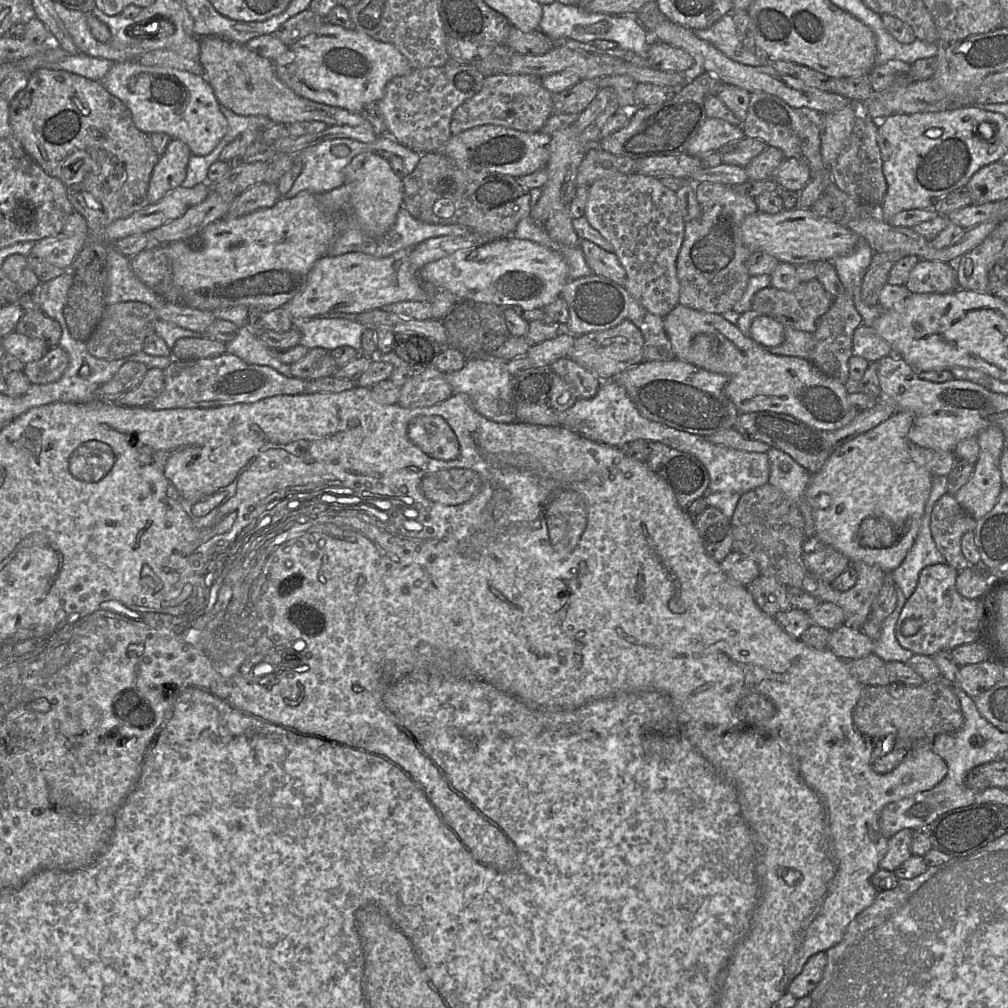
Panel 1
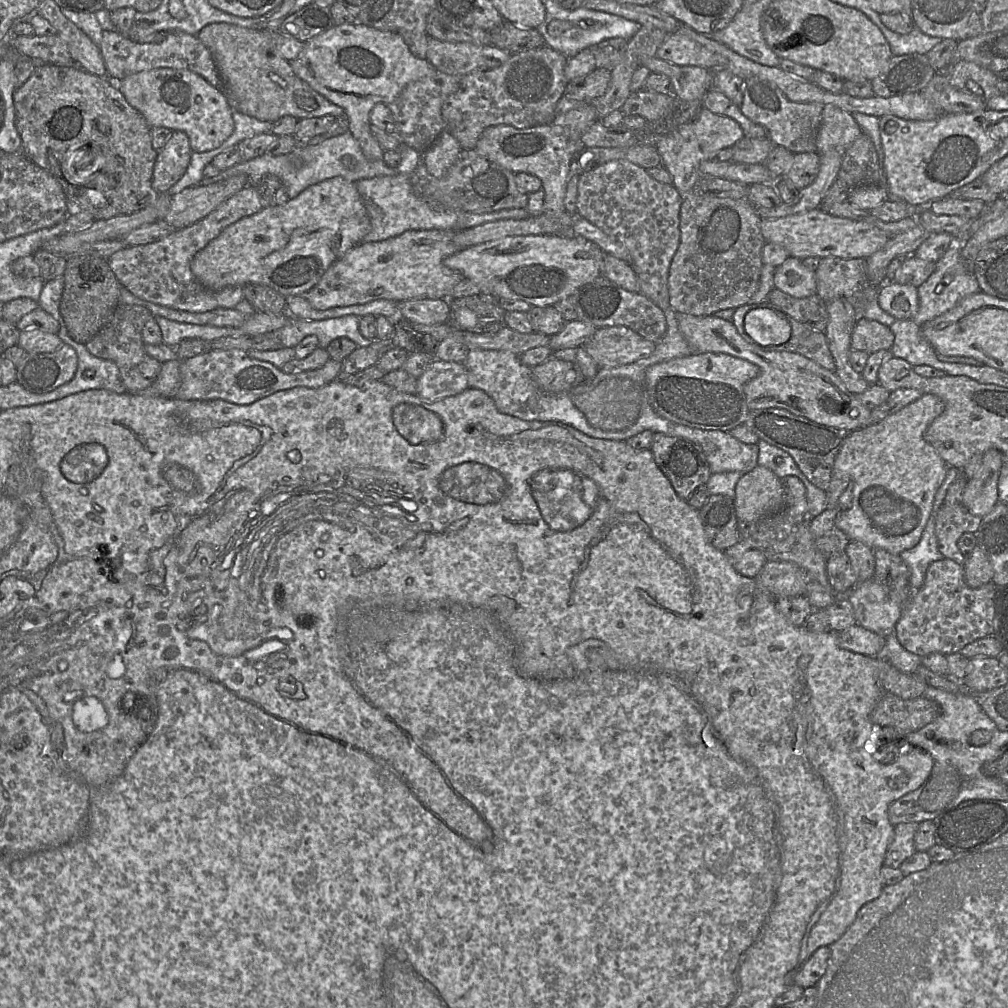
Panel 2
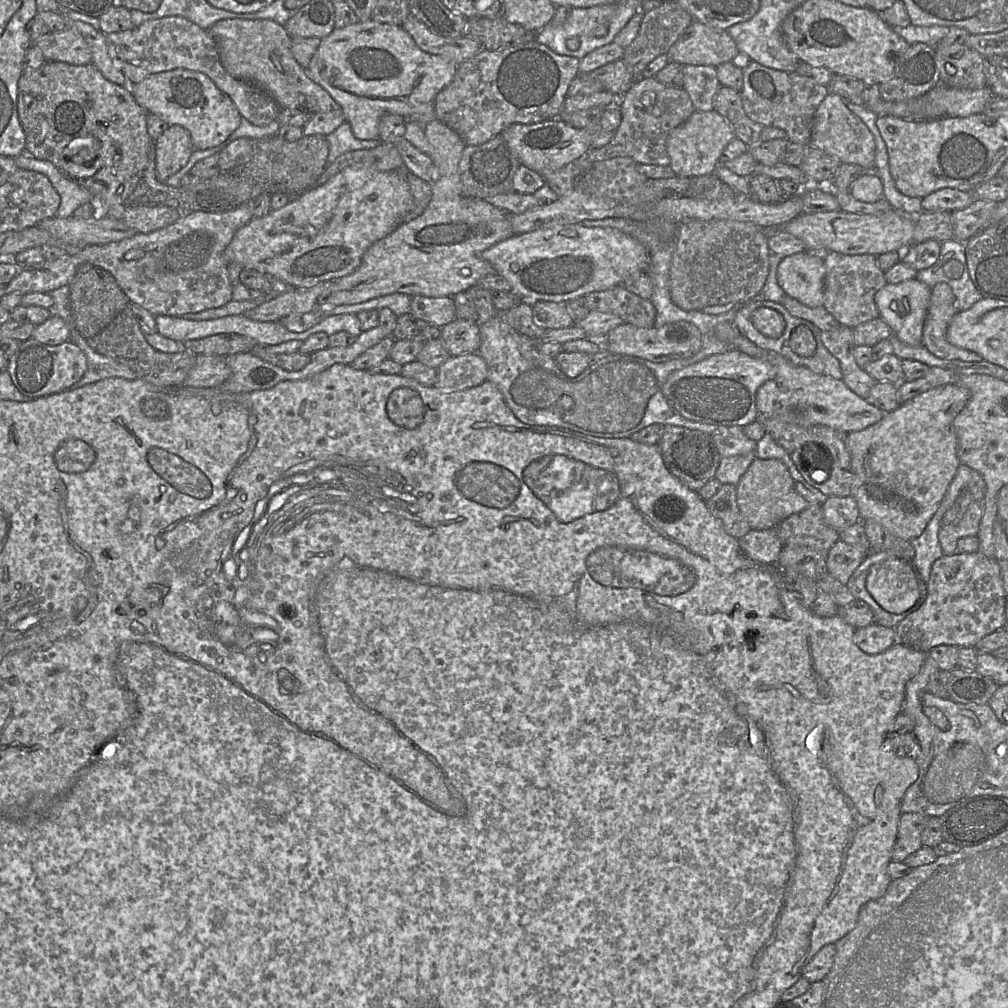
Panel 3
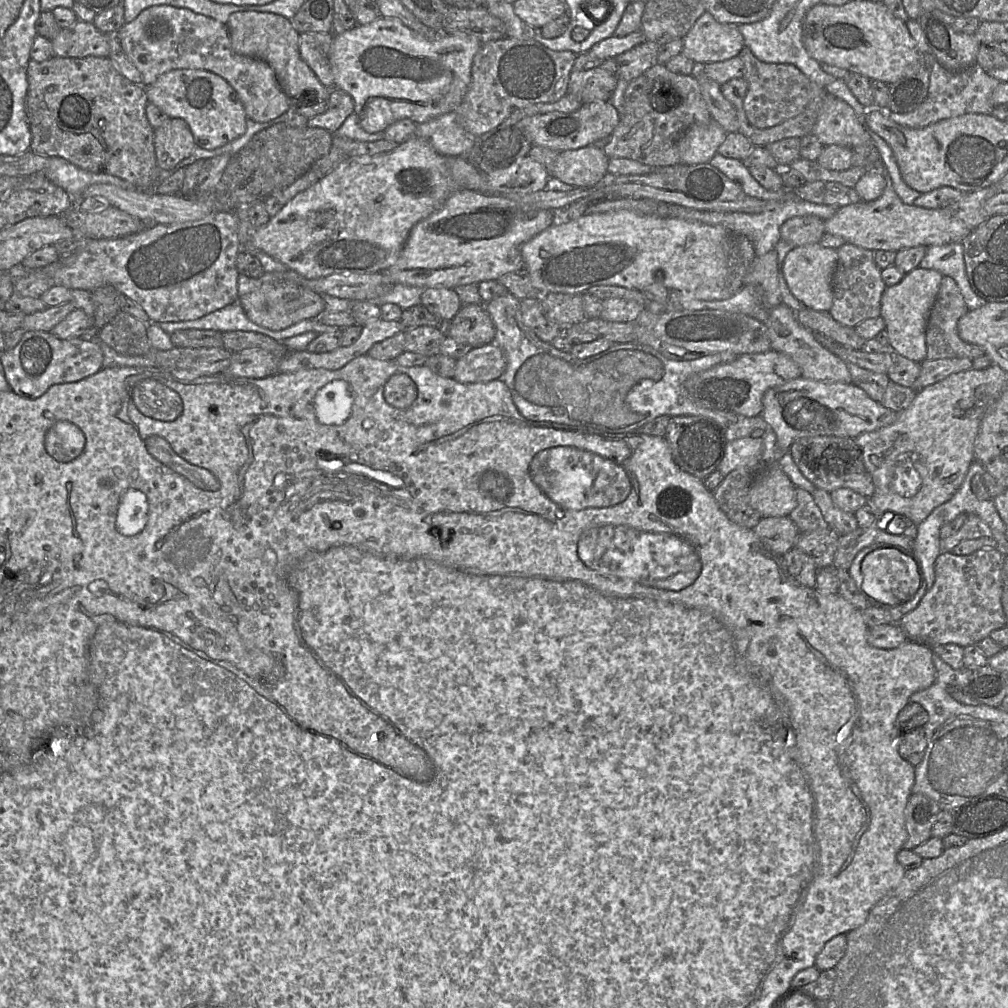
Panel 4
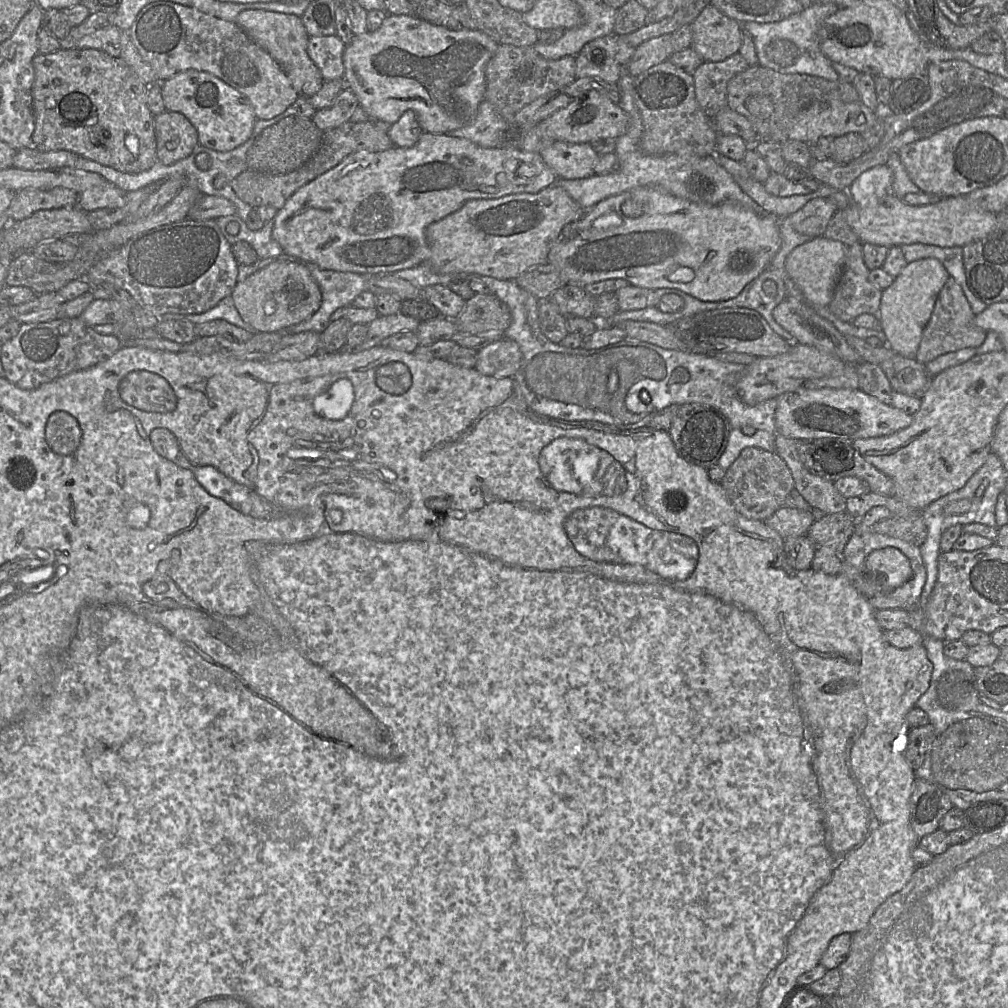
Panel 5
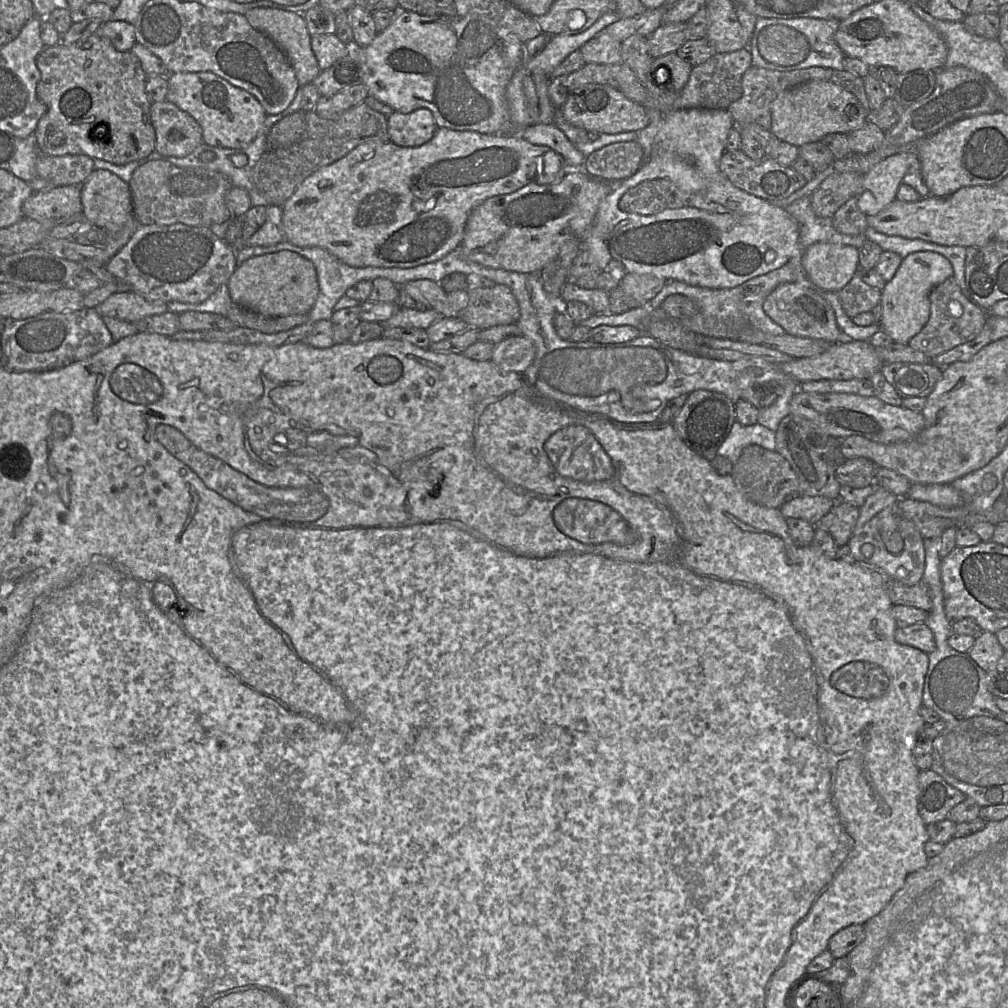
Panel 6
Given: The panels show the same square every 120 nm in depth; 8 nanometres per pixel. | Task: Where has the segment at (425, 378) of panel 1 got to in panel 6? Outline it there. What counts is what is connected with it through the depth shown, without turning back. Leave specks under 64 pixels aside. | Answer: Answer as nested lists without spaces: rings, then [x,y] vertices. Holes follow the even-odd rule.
[[[515,336],[494,345],[491,361],[506,372],[523,374],[534,360],[533,342],[525,336]]]

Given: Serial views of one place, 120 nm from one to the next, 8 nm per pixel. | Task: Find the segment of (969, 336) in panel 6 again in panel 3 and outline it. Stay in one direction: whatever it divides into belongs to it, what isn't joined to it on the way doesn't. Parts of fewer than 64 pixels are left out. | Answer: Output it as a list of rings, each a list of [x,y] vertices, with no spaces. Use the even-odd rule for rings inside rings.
[[[944,282],[931,289],[931,298],[925,318],[922,343],[930,353],[940,359],[978,362],[983,358],[972,351],[958,348],[947,341],[946,333],[952,318],[956,315],[955,295]]]

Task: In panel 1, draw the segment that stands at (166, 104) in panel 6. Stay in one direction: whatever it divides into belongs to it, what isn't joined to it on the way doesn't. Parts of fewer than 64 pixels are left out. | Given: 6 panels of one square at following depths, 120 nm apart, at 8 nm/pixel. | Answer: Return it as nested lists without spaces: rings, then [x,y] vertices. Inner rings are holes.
[[[172,138],[170,140],[165,152],[159,156],[153,168],[147,192],[148,203],[157,202],[171,190],[181,186],[186,177],[191,154],[188,145],[183,140],[179,138]]]

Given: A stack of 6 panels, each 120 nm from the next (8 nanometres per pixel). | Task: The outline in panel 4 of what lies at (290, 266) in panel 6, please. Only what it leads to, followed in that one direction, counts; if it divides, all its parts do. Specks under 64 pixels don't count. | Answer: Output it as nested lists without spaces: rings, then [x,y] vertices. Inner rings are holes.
[[[293,280],[264,283],[256,290],[238,298],[246,316],[255,324],[270,330],[283,330],[302,320],[316,318],[325,309],[325,300],[309,288]]]

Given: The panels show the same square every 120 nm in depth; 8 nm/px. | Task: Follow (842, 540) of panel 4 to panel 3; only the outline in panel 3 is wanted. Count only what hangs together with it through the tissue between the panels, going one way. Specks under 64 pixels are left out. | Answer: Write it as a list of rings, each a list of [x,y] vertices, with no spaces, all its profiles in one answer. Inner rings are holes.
[[[839,539],[830,549],[827,561],[827,574],[847,585],[851,575],[863,562],[869,550],[862,545],[847,544]]]

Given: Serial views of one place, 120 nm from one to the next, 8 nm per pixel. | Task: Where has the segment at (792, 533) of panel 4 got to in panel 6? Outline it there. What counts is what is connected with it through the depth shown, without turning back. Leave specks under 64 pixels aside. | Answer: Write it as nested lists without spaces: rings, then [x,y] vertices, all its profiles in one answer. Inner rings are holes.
[[[799,495],[783,504],[779,510],[785,519],[799,518],[817,527],[819,521],[834,507],[836,502],[823,496]]]

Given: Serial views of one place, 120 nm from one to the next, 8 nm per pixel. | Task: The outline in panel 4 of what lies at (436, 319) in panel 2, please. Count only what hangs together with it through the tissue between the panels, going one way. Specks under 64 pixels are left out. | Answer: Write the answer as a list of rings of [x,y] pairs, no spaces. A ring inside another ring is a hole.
[[[450,288],[425,289],[421,295],[421,305],[439,317],[443,323],[450,322],[462,307],[458,294]]]

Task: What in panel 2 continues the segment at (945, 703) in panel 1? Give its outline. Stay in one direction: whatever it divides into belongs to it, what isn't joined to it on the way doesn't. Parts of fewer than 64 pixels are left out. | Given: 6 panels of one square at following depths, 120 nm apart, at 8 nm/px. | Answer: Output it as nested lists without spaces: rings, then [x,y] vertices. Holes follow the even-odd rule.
[[[884,693],[870,719],[873,724],[894,727],[906,736],[933,722],[940,714],[941,707],[934,700],[921,696],[905,700],[892,693]]]

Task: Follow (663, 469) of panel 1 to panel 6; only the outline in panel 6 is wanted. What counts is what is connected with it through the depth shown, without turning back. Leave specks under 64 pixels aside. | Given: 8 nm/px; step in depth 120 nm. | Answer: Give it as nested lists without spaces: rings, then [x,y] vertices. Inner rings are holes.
[[[700,389],[688,395],[686,403],[672,424],[679,437],[691,450],[711,462],[735,421],[734,402],[722,393]]]

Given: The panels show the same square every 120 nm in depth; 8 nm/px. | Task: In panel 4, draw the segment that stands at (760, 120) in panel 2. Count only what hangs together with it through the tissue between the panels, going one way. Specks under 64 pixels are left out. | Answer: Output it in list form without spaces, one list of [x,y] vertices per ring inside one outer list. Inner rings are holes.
[[[744,46],[738,55],[743,63],[743,77],[748,83],[744,97],[744,111],[748,121],[756,128],[764,129],[782,123],[800,114],[809,102],[825,95],[825,88],[807,78],[792,64],[765,63],[757,59]]]

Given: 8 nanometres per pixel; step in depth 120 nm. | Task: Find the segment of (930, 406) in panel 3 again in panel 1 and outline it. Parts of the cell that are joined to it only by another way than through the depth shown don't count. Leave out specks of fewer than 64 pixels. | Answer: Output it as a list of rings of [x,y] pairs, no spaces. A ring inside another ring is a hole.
[[[897,412],[875,428],[858,435],[835,449],[823,467],[817,473],[811,475],[811,480],[805,491],[805,499],[811,507],[814,519],[813,535],[848,558],[850,565],[854,561],[864,561],[870,565],[880,566],[885,572],[891,572],[899,567],[915,542],[924,515],[925,505],[931,492],[933,476],[925,466],[919,465],[911,456],[910,444],[914,443],[909,439],[908,433],[912,423],[913,416],[910,412]]]

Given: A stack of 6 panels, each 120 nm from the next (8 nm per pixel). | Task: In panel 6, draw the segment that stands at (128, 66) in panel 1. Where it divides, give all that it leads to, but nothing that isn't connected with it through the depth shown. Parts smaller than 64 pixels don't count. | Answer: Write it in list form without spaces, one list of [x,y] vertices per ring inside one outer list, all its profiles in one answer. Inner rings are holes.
[[[212,72],[173,73],[168,76],[166,100],[190,114],[201,126],[203,142],[219,148],[245,148],[261,133],[267,114],[249,92]]]

